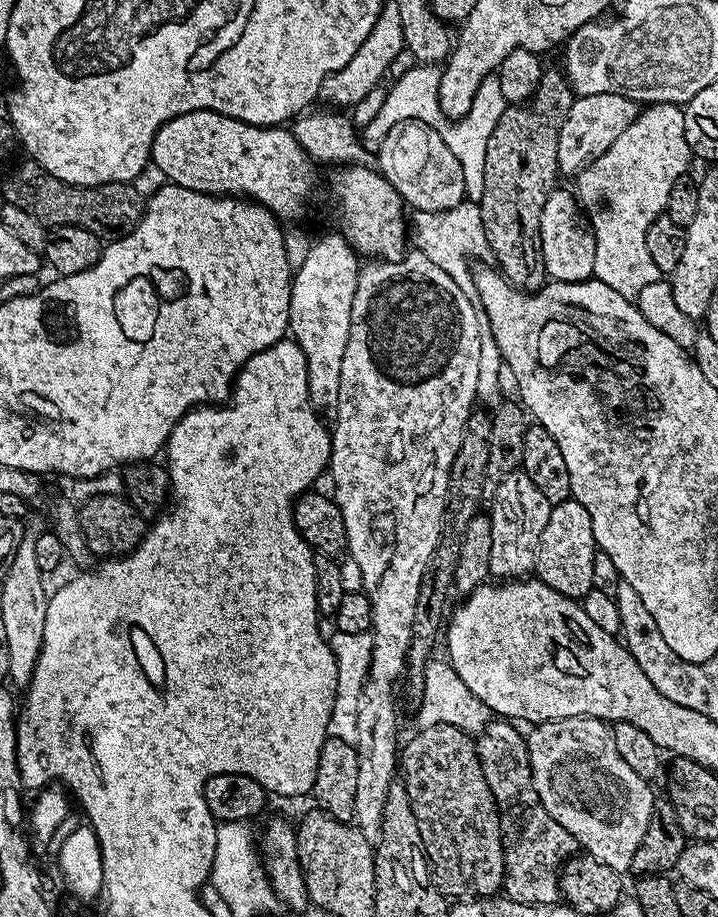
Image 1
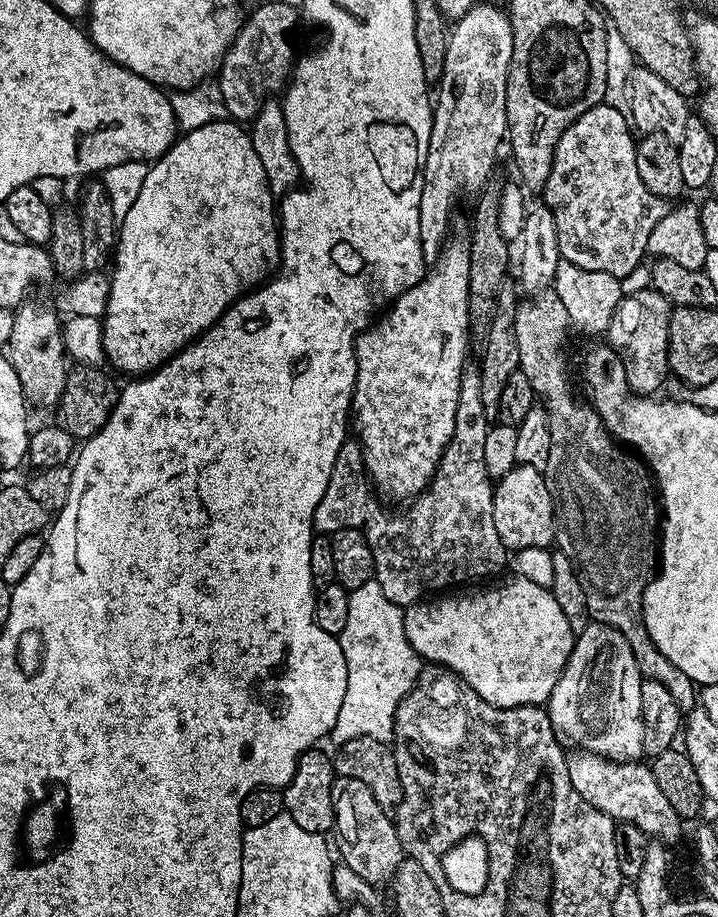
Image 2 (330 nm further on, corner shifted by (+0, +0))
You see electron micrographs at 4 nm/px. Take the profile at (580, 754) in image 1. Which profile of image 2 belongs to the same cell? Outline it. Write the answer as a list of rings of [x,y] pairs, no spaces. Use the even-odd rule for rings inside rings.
[[[589,622],[575,637],[570,658],[546,702],[552,729],[565,745],[576,744],[572,746],[605,756],[607,760],[639,761],[645,755],[642,742],[642,677],[630,644],[618,630],[595,622]]]

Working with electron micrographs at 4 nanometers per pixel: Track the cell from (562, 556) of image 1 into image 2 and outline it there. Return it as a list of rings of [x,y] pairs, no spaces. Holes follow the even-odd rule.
[[[531,464],[511,468],[494,484],[494,526],[504,547],[519,550],[526,547],[548,548],[556,539],[556,519],[550,490],[544,481],[543,471]]]

